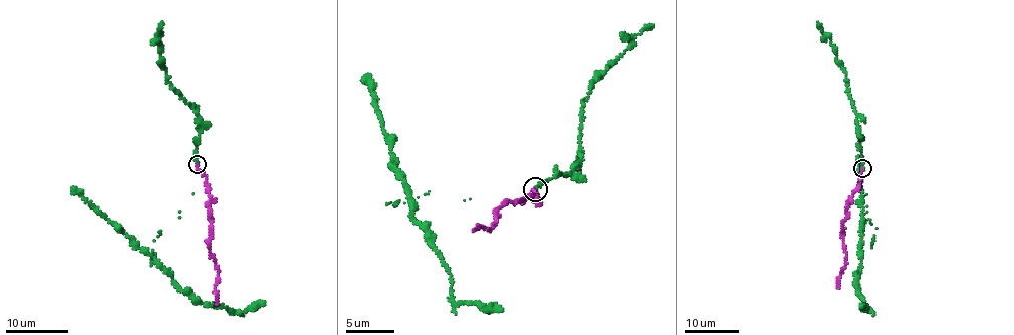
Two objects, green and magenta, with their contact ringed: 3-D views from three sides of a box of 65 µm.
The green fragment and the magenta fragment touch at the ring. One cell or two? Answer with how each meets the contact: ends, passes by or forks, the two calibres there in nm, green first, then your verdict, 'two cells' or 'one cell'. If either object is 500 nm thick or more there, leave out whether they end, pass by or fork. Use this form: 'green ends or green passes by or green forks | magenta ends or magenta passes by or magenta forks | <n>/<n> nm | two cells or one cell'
green ends | magenta ends | 180/140 nm | two cells

